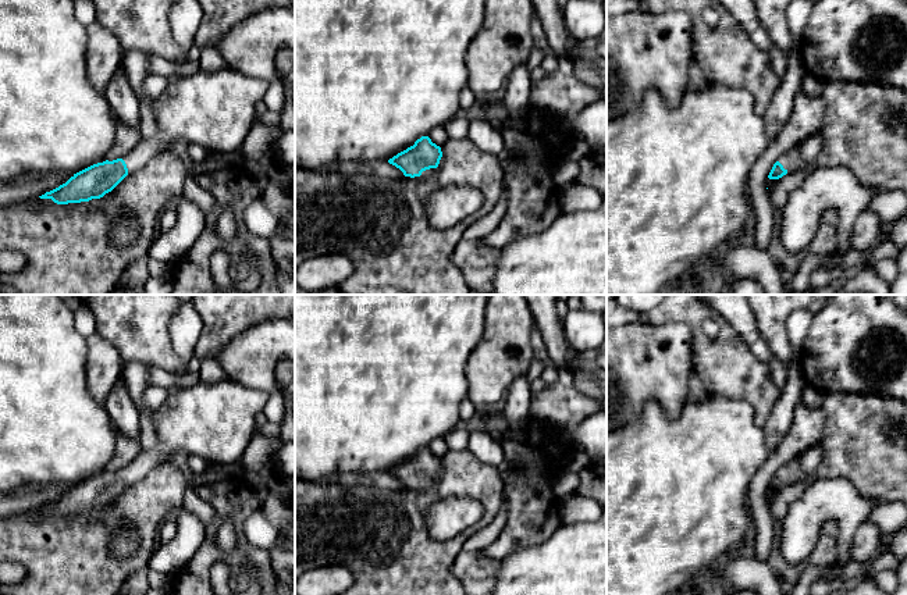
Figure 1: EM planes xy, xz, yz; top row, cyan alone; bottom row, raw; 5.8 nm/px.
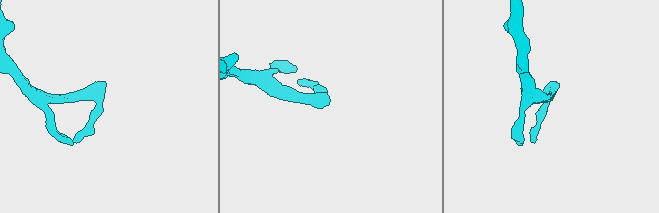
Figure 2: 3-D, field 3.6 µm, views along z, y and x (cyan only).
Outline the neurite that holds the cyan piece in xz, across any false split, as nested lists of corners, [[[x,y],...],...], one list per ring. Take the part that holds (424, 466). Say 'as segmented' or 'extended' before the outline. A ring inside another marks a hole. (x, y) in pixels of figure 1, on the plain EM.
extended; [[[422,448],[388,474],[399,480],[405,488],[427,489],[442,477],[444,468],[440,457],[433,455],[428,448]]]

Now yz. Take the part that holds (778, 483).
extended; [[[818,443],[807,449],[798,457],[796,457],[794,460],[782,466],[778,470],[768,489],[779,491],[786,485],[790,485],[793,482],[803,480],[804,477],[811,475],[818,468],[822,459],[824,459],[822,443]]]

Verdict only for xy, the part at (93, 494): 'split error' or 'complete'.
split error

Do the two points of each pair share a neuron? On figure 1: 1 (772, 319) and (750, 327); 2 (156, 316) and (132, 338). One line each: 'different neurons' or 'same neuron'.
1: different neurons
2: same neuron

